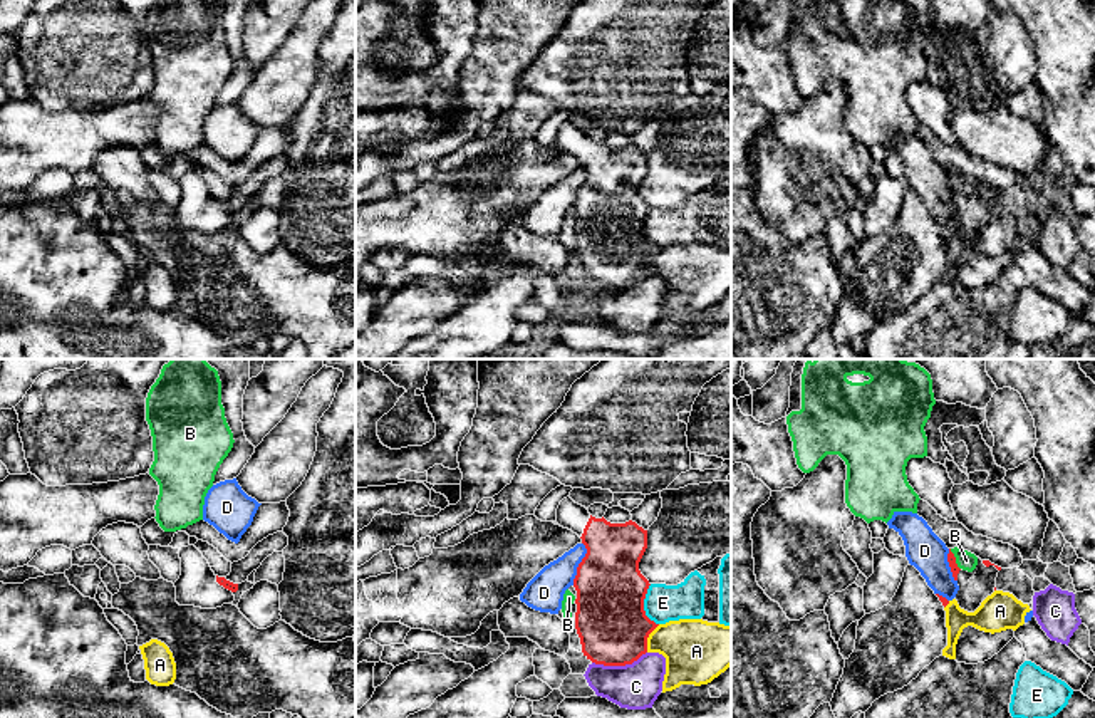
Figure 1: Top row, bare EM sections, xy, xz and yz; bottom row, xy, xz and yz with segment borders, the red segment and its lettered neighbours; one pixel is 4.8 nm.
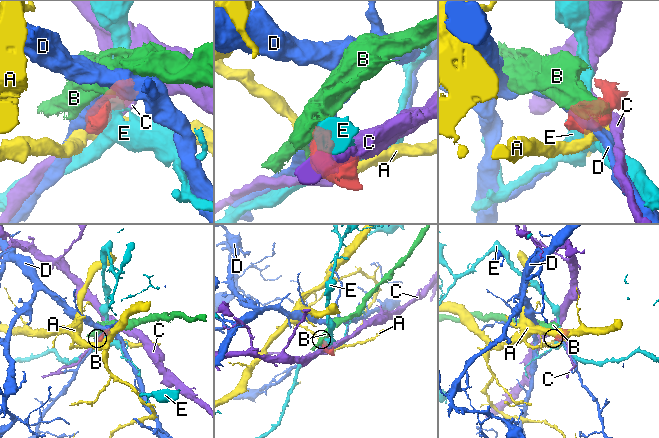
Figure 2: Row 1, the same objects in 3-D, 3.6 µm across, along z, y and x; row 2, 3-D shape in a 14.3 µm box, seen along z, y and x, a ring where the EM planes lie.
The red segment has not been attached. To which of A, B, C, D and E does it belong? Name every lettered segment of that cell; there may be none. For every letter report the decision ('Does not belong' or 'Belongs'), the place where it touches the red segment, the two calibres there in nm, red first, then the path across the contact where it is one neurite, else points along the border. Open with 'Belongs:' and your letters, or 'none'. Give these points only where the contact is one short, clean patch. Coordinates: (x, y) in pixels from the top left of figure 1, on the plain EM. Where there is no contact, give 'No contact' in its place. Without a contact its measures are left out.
Belongs: none
A: Does not belong. Touches red at xz (648, 260). Thickness 340 nm (red) against 300 nm
B: Does not belong. Touches red at yz (954, 183). Thickness 50 nm (red) against 90 nm. Boundary: yz (949, 173), (960, 193)
C: Does not belong. Touches red at xz (619, 289). Thickness 340 nm (red) against 220 nm
D: Does not belong. Touches red at xz (579, 188). Thickness 320 nm (red) against 180 nm. Boundary: xz (582, 166), (586, 180), (577, 190), (572, 208)
E: Does not belong. Touches red at xz (643, 230). Thickness 340 nm (red) against 180 nm

